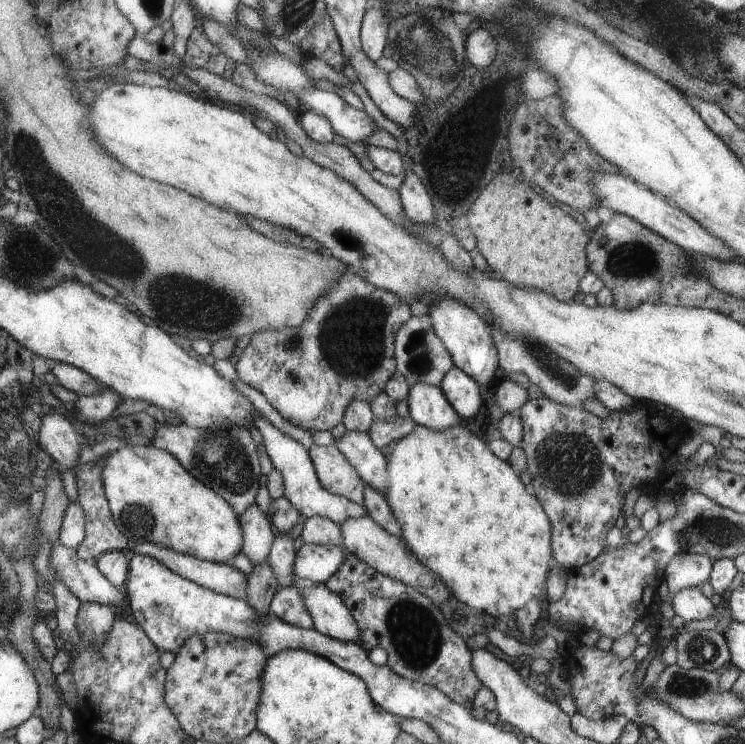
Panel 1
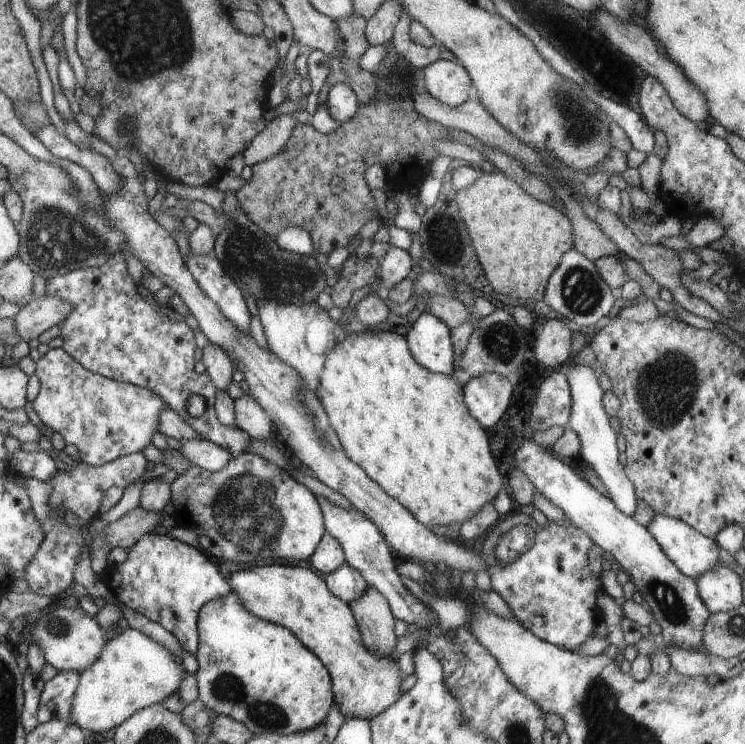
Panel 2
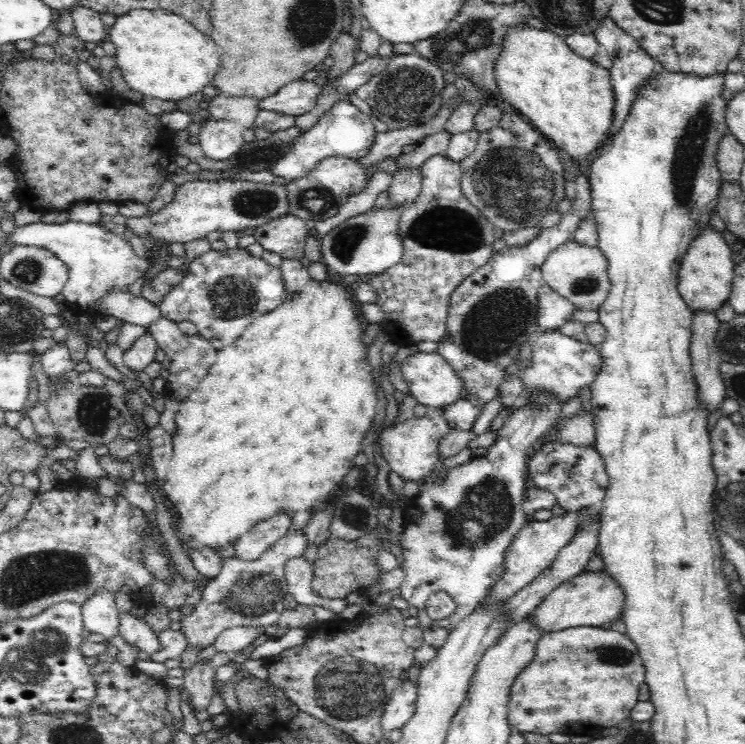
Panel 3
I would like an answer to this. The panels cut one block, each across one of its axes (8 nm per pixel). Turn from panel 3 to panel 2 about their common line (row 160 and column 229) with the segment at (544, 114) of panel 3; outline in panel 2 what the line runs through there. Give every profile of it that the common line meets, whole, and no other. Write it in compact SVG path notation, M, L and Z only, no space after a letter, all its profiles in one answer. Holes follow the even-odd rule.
M254 566L247 570L233 572L228 579L231 590L238 596L244 609L253 616L271 621L273 624L288 628L303 645L330 670L335 704L344 718L357 717L367 722L374 716L386 711L391 704L399 700L399 668L392 658L379 657L365 648L358 631L354 615L343 599L325 588L325 583L313 570L305 570L301 566Z

